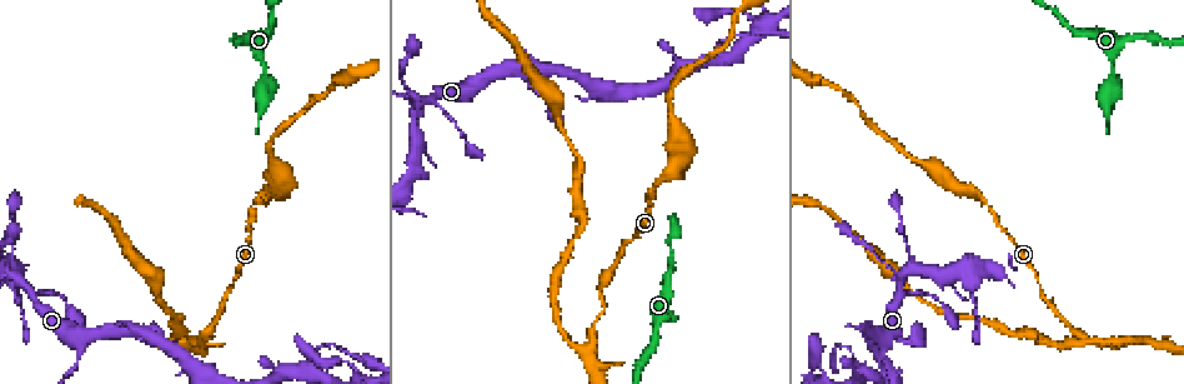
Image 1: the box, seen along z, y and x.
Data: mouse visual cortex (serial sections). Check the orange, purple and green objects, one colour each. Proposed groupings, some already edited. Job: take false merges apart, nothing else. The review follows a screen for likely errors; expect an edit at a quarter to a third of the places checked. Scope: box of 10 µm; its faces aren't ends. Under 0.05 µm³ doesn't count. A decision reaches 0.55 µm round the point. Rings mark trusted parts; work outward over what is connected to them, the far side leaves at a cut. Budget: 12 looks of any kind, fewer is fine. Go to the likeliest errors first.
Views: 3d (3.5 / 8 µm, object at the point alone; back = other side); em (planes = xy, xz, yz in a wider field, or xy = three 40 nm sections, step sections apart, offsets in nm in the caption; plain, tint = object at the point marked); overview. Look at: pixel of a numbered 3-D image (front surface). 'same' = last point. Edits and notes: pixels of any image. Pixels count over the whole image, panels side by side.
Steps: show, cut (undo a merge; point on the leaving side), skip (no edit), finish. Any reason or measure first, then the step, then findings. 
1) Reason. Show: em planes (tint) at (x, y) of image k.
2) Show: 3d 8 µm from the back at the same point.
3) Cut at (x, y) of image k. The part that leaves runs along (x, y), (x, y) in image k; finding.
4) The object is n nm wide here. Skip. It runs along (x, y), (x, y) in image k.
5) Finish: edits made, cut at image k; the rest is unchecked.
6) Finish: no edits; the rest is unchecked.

Sharp bend. Show: 3d 3.5 µm at (422, 99) of image 1.

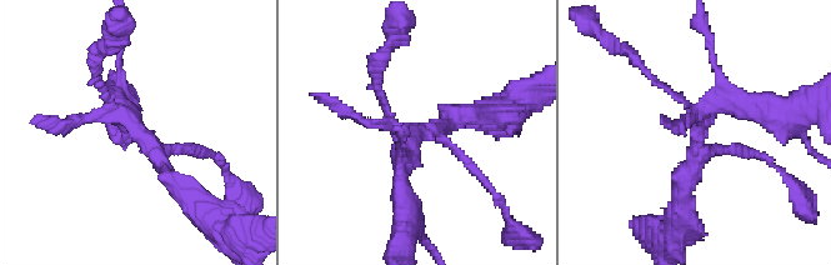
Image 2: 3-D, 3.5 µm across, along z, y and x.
Show: em xy step 3 (tint) at (415, 129) of image 2.

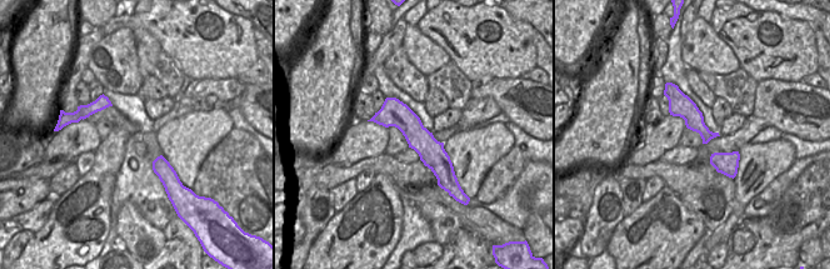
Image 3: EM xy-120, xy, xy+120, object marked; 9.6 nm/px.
Skip. It runs along (389, 100), (441, 165), (441, 178) in image 3; continuous, no second cell.

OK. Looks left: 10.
Three arms meet. Show: 3d 3.5 µm at (1151, 339) of image 1.

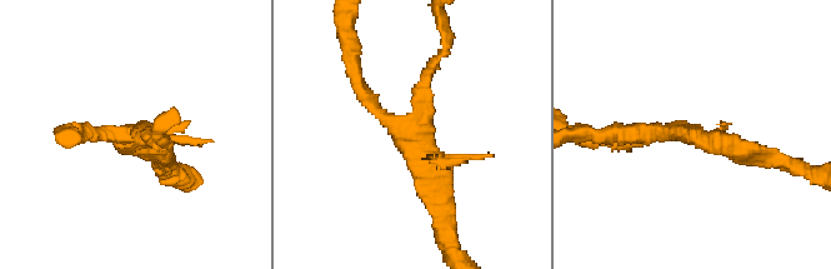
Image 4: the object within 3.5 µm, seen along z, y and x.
Shape alone is not enough. Show: em xy step 2 (tint) at (689, 137) of image 4.

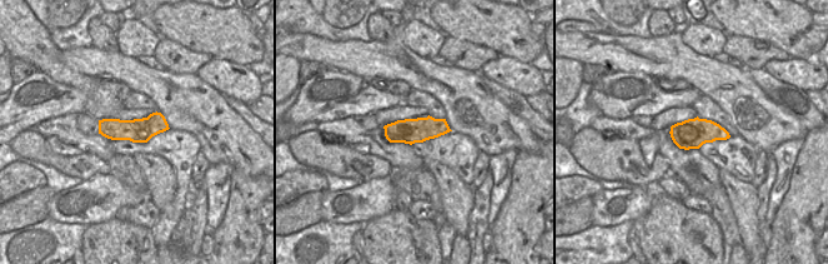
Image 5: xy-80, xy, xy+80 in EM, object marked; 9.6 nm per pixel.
Show: em planes (tint) at the same point.

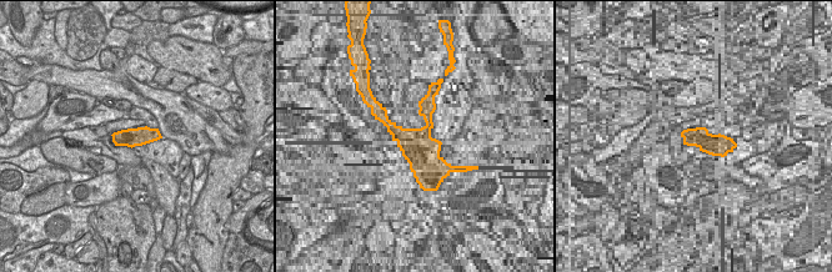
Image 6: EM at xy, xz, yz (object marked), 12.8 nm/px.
Skip. It runs along (439, 56), (409, 126), (381, 118), (355, 73) in image 4; one cell here.

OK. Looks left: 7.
Sharp bend. Show: 3d 3.5 µm from the back at (844, 347) of image 1.

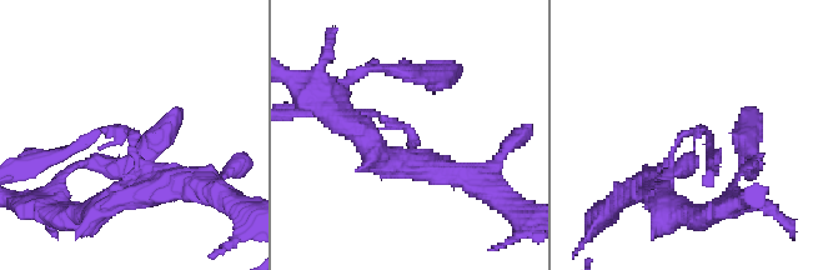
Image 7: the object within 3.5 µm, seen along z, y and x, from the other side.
The arms are 150, 250 nm wide; now the EM. Show: em xy step 1 (tint) at (690, 133) of image 7.

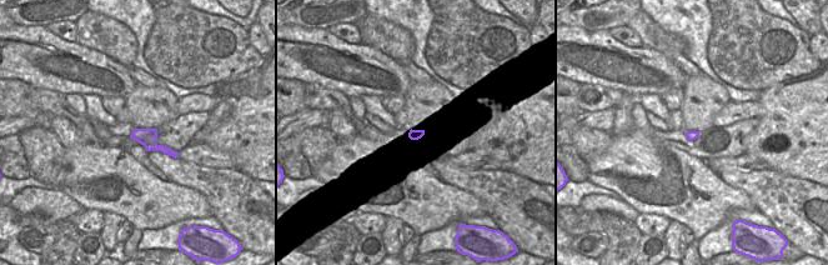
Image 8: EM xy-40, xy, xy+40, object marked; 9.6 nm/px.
The object is 100 nm wide here. Cut at (95, 134) of image 7. The part that leaves runs along (130, 144), (99, 131), (34, 159) in image 7; a second cell is stuck on.

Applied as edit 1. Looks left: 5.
Narrows sharply. Show: 3d 8 µm at (882, 361) of image 1.

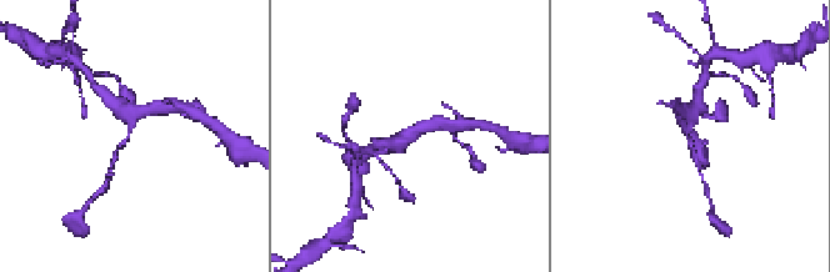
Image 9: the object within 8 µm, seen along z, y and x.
Show: 3d 3.5 µm at the same point.

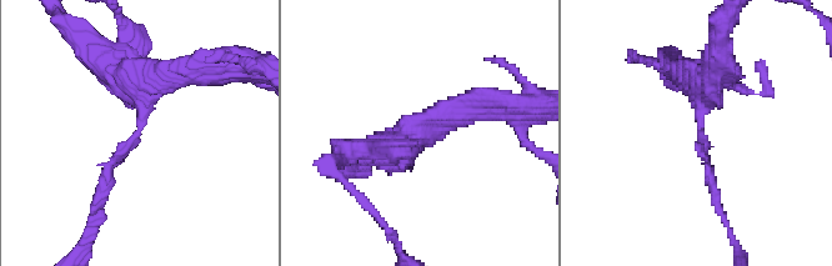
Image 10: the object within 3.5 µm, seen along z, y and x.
The arms are 100, 450 nm wide; need the tissue. Show: em planes (tint) at (698, 133) of image 10.

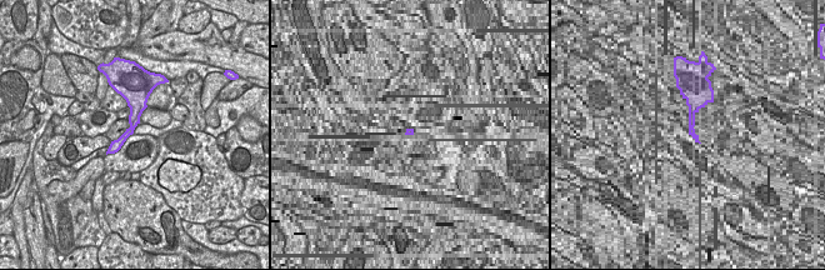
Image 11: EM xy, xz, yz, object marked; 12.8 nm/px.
The object is 160 nm wide here. Skip. It runs along (126, 90), (134, 123), (111, 150) in image 11; one cell here.

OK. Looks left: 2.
Finish: edits made, cut at image 7; the rest is unchecked.

